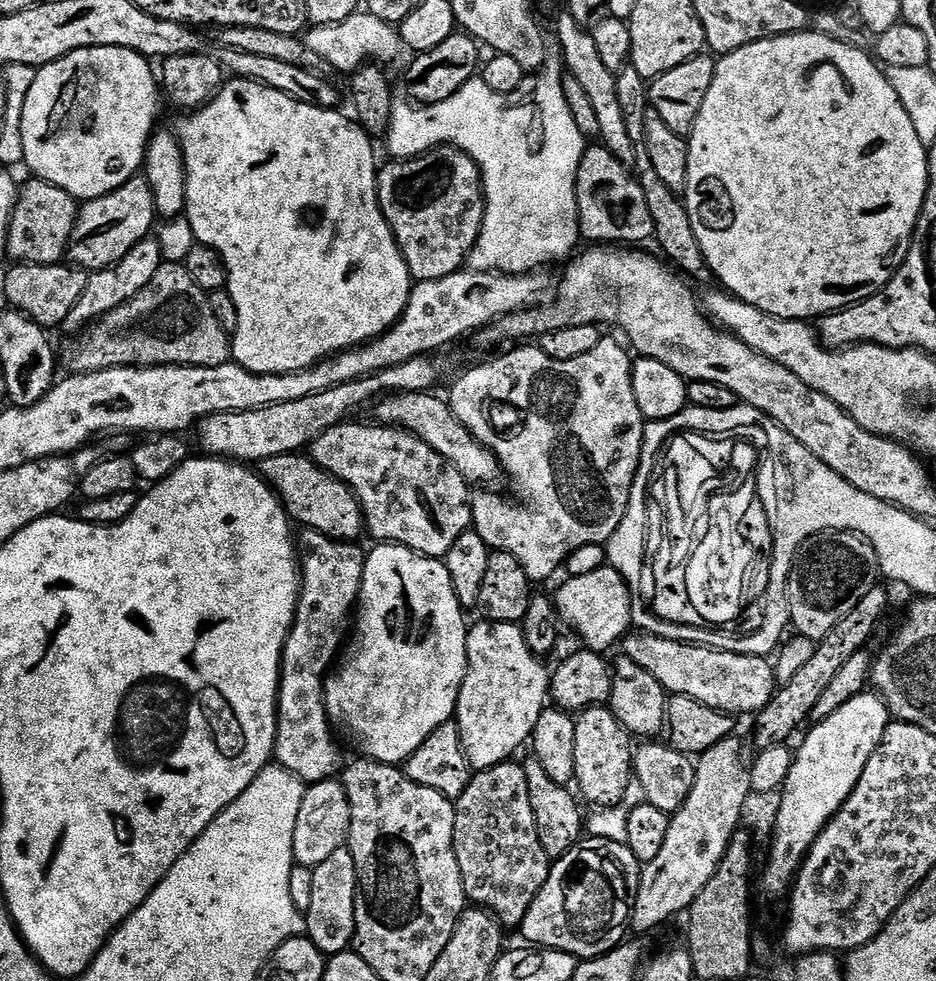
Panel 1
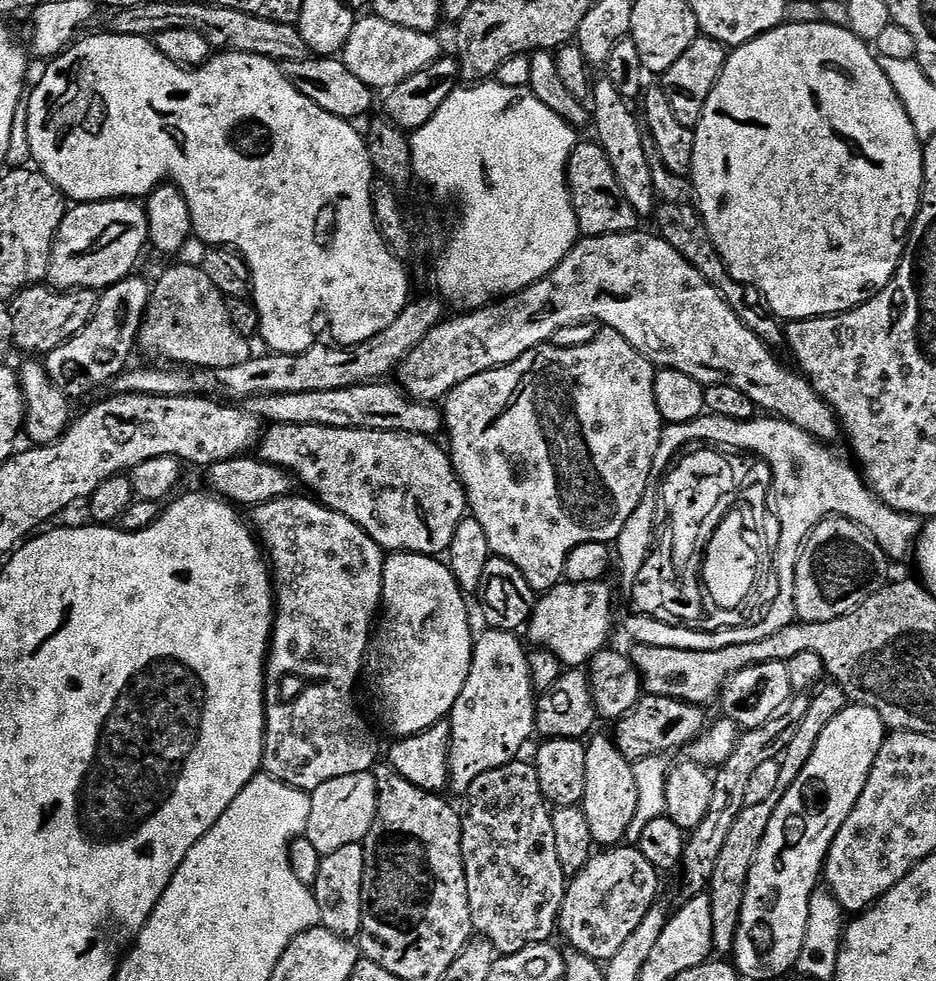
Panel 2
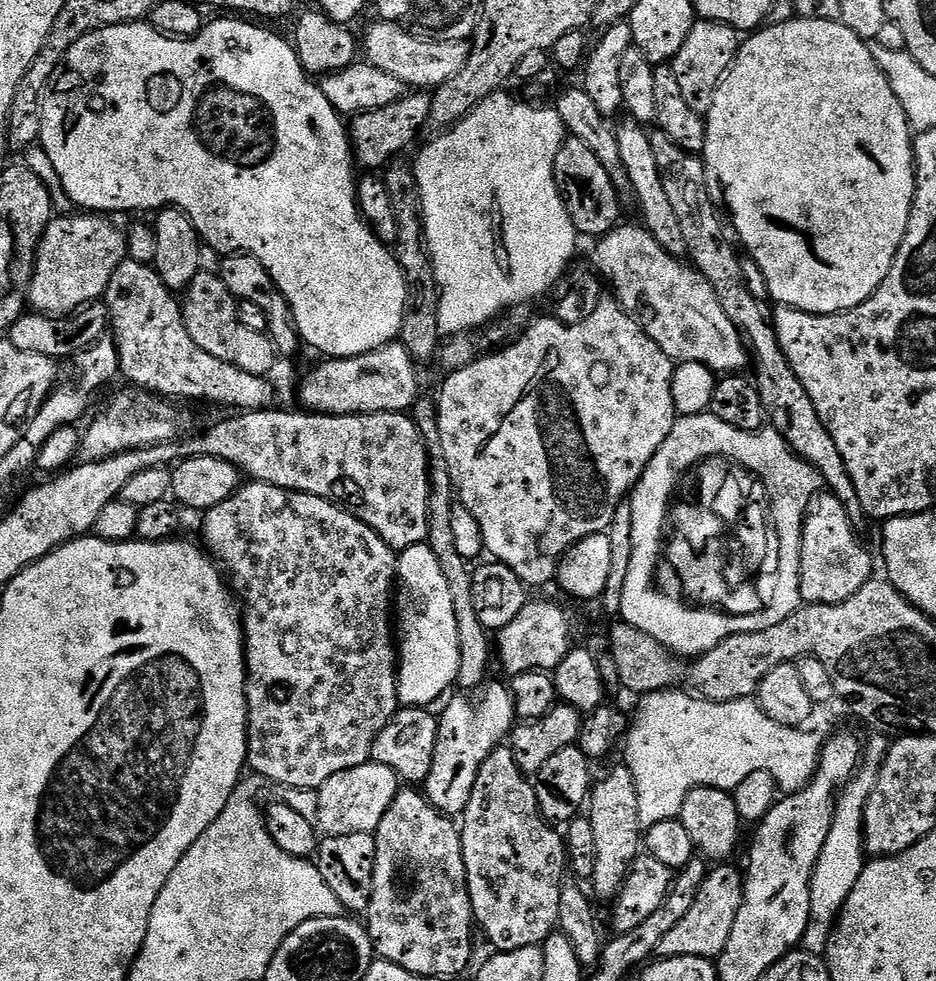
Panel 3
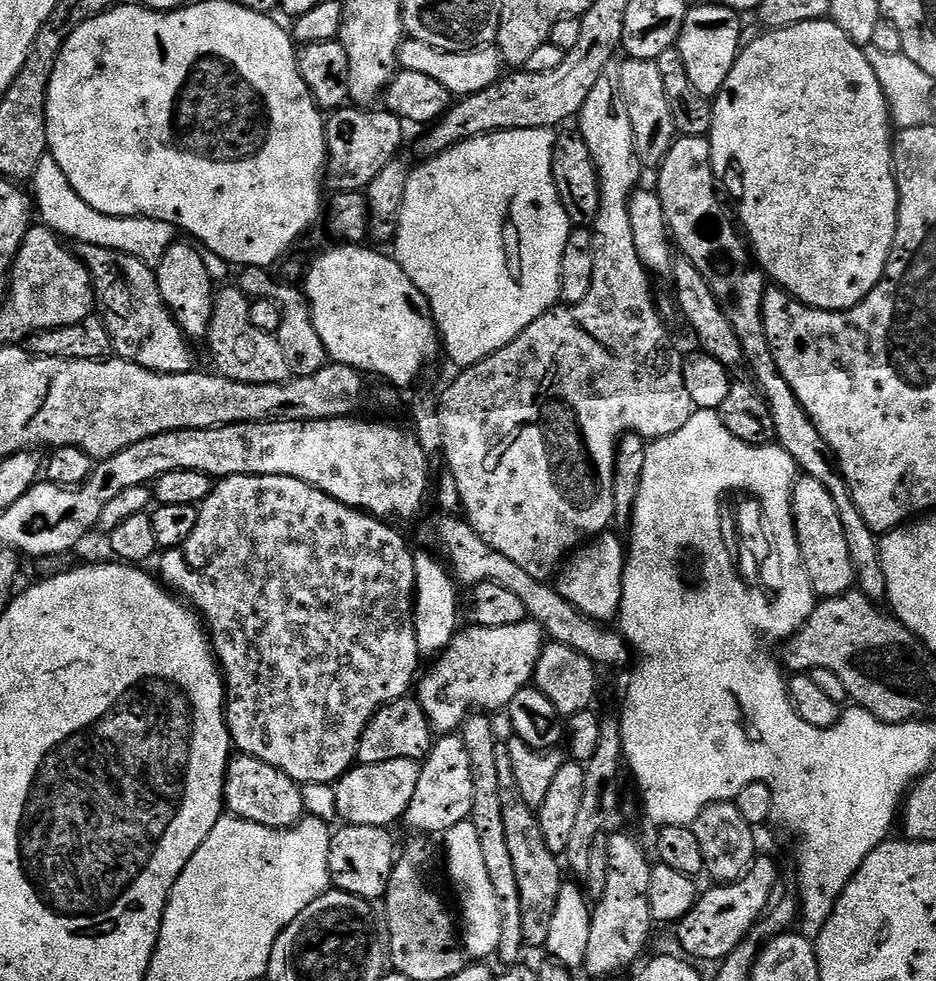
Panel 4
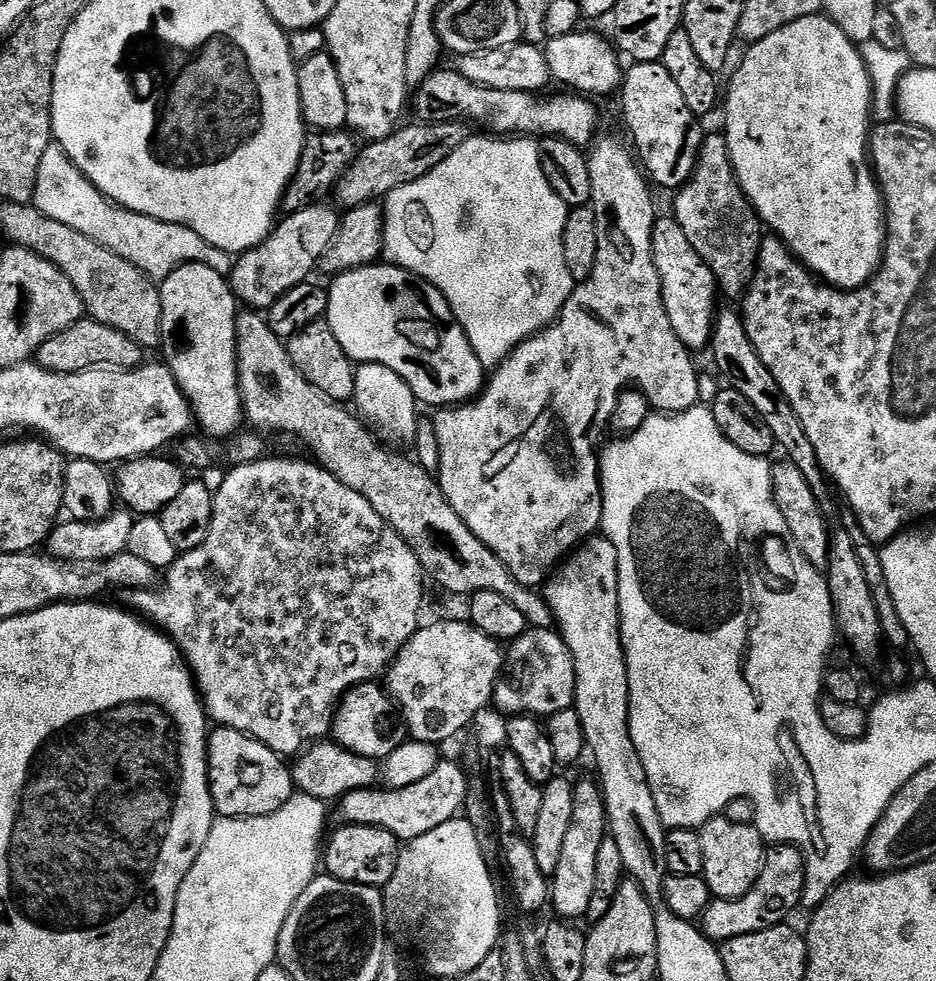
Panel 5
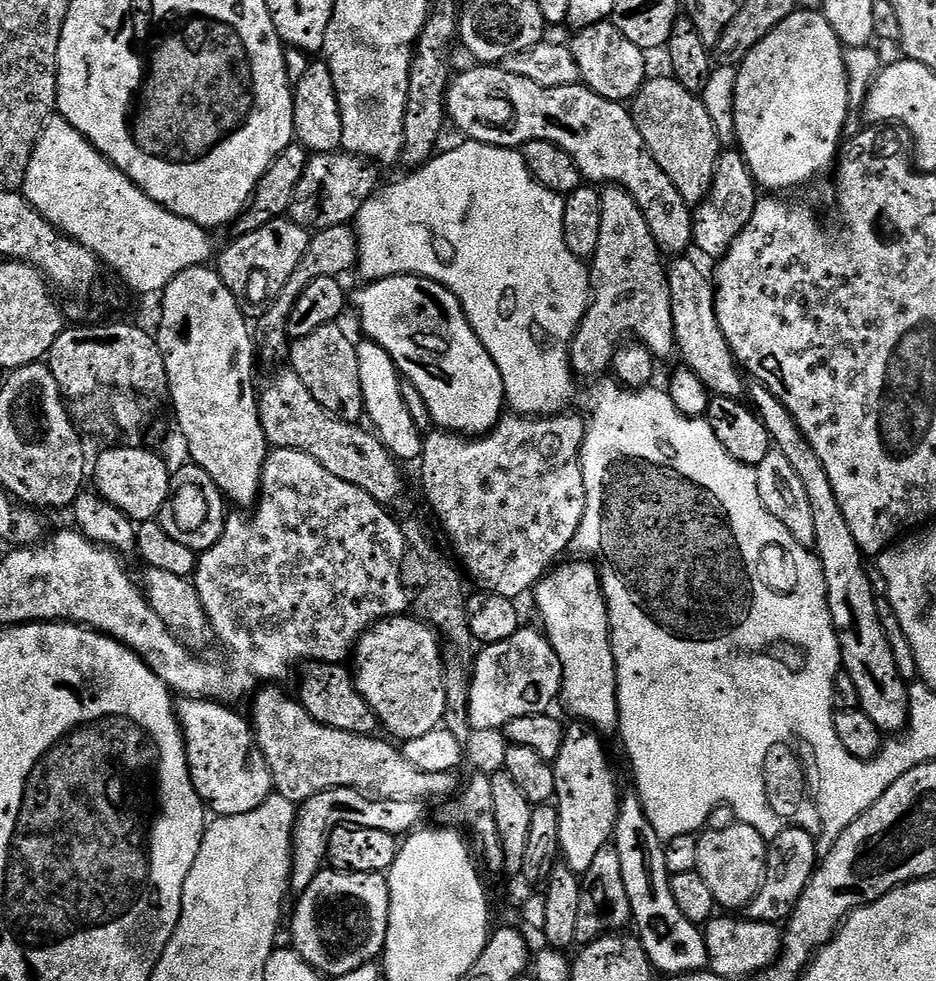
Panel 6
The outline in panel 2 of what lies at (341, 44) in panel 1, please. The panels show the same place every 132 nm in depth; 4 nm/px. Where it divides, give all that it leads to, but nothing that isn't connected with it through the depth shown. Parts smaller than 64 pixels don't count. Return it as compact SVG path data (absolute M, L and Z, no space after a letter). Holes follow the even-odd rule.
M375 14L368 15L365 20L364 17L357 19L354 31L350 33L350 42L346 42L342 53L344 64L350 66L350 70L366 82L366 86L374 90L391 90L440 59L442 49L433 33L410 30L394 22L386 22Z

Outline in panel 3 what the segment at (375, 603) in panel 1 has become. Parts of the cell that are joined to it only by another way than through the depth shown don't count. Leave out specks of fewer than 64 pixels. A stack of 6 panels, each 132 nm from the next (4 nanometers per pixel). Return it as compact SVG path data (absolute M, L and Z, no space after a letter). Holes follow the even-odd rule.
M427 542L415 544L409 548L403 549L399 553L396 562L396 578L398 581L398 591L394 596L394 616L398 621L398 632L404 637L398 640L398 667L396 669L396 685L398 686L398 698L401 705L409 708L428 708L439 698L443 692L451 693L458 678L458 618L454 618L454 598L450 598L450 586L446 586L446 578L442 575L442 569L438 566L438 558L434 558L434 550L430 550Z

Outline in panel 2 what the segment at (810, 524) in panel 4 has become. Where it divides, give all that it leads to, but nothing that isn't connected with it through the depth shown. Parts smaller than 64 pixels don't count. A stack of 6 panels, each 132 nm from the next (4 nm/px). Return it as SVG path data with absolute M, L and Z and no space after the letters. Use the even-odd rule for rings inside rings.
M840 514L823 520L804 539L796 559L796 620L806 624L830 622L850 614L885 583L884 564L884 552L861 524L855 524L852 519Z

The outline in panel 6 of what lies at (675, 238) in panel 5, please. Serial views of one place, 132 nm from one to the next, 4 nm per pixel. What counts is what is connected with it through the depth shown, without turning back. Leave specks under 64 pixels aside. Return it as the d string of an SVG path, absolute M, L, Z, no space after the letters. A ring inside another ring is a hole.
M676 258L673 264L671 261L667 265L678 356L684 359L683 365L704 383L712 396L739 400L746 392L746 376L726 342L726 334L722 334L722 326L718 326L713 277L709 273L707 276L694 261L684 259L688 258Z

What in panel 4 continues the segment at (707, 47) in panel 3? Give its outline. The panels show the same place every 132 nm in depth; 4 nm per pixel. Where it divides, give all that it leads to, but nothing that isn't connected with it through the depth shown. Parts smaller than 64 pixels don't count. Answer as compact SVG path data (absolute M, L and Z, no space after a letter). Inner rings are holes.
M718 2L693 3L689 7L686 22L682 22L682 34L675 47L682 54L682 62L686 62L686 74L698 94L714 98L722 90L726 78L730 78L730 70L734 70L734 62L739 58L742 47L740 20L741 13Z

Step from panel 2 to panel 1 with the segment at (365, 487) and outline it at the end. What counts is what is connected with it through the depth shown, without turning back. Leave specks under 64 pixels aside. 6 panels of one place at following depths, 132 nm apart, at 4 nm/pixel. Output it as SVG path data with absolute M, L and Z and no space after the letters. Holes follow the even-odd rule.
M345 422L334 426L330 430L326 430L326 434L318 434L316 441L310 445L310 455L314 463L322 466L322 470L334 474L334 478L346 482L352 488L352 491L356 493L360 509L364 511L367 535L369 537L372 535L373 541L386 544L400 544L403 548L410 548L413 552L418 552L420 555L429 558L447 557L450 546L454 546L454 542L458 542L460 535L472 528L473 493L470 491L469 484L462 478L462 474L458 474L458 470L454 470L454 466L450 462L446 462L446 458L442 458L442 454L438 454L438 450L434 450L434 446L426 446L426 442L422 442L422 438L418 438L406 430L385 428L383 424L375 422L367 422L368 424L352 423L356 422Z

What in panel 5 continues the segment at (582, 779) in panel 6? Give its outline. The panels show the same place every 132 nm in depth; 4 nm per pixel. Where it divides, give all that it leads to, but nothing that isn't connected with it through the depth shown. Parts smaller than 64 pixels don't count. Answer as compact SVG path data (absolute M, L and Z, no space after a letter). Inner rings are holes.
M595 779L575 781L574 790L574 818L570 818L570 830L566 833L562 845L562 855L558 861L558 870L550 878L550 908L556 911L557 917L563 918L568 922L579 921L587 917L590 898L594 896L594 881L596 879L598 867L598 846L606 838L606 829L608 826L608 815L604 809L604 796L600 793L600 785Z

